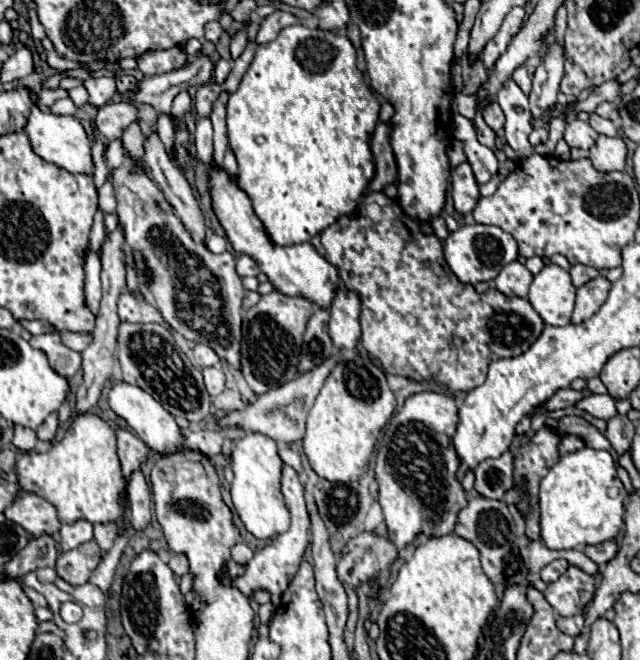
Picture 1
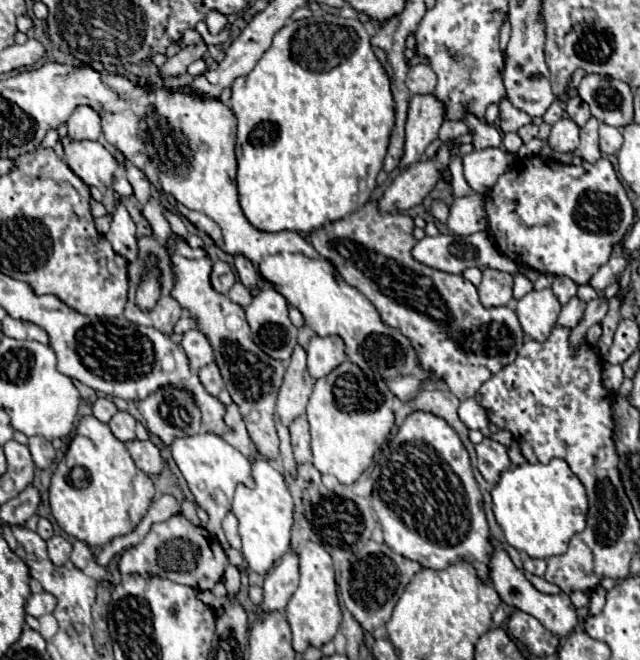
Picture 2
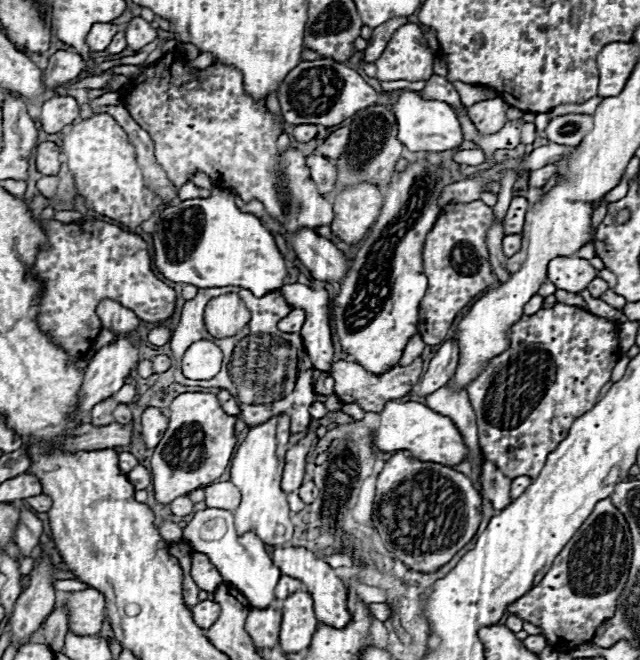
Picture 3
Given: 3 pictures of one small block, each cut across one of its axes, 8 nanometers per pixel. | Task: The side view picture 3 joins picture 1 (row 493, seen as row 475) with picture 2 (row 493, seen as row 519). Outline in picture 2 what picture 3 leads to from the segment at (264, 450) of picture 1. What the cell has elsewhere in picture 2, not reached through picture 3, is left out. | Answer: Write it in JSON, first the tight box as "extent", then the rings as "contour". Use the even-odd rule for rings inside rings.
{"extent":[232,458,294,574],"contour":[[[262,458],[252,460],[252,478],[254,488],[248,488],[244,484],[236,486],[232,512],[240,522],[238,532],[242,538],[242,552],[250,570],[266,574],[276,564],[276,560],[280,560],[290,550],[290,528],[294,524],[292,496],[284,484],[284,476],[268,460]]]}

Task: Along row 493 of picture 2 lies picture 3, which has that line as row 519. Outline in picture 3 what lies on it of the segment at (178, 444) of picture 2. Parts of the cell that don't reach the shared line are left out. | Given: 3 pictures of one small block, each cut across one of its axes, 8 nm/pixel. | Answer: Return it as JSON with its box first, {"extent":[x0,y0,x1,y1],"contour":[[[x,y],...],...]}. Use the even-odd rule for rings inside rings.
{"extent":[184,508,280,608],"contour":[[[204,508],[194,512],[192,520],[184,528],[184,536],[194,552],[202,552],[218,568],[224,582],[236,586],[254,608],[268,608],[274,600],[274,586],[280,578],[280,570],[272,564],[272,558],[264,550],[264,542],[254,534],[238,534],[234,528],[234,514],[220,508]]]}

